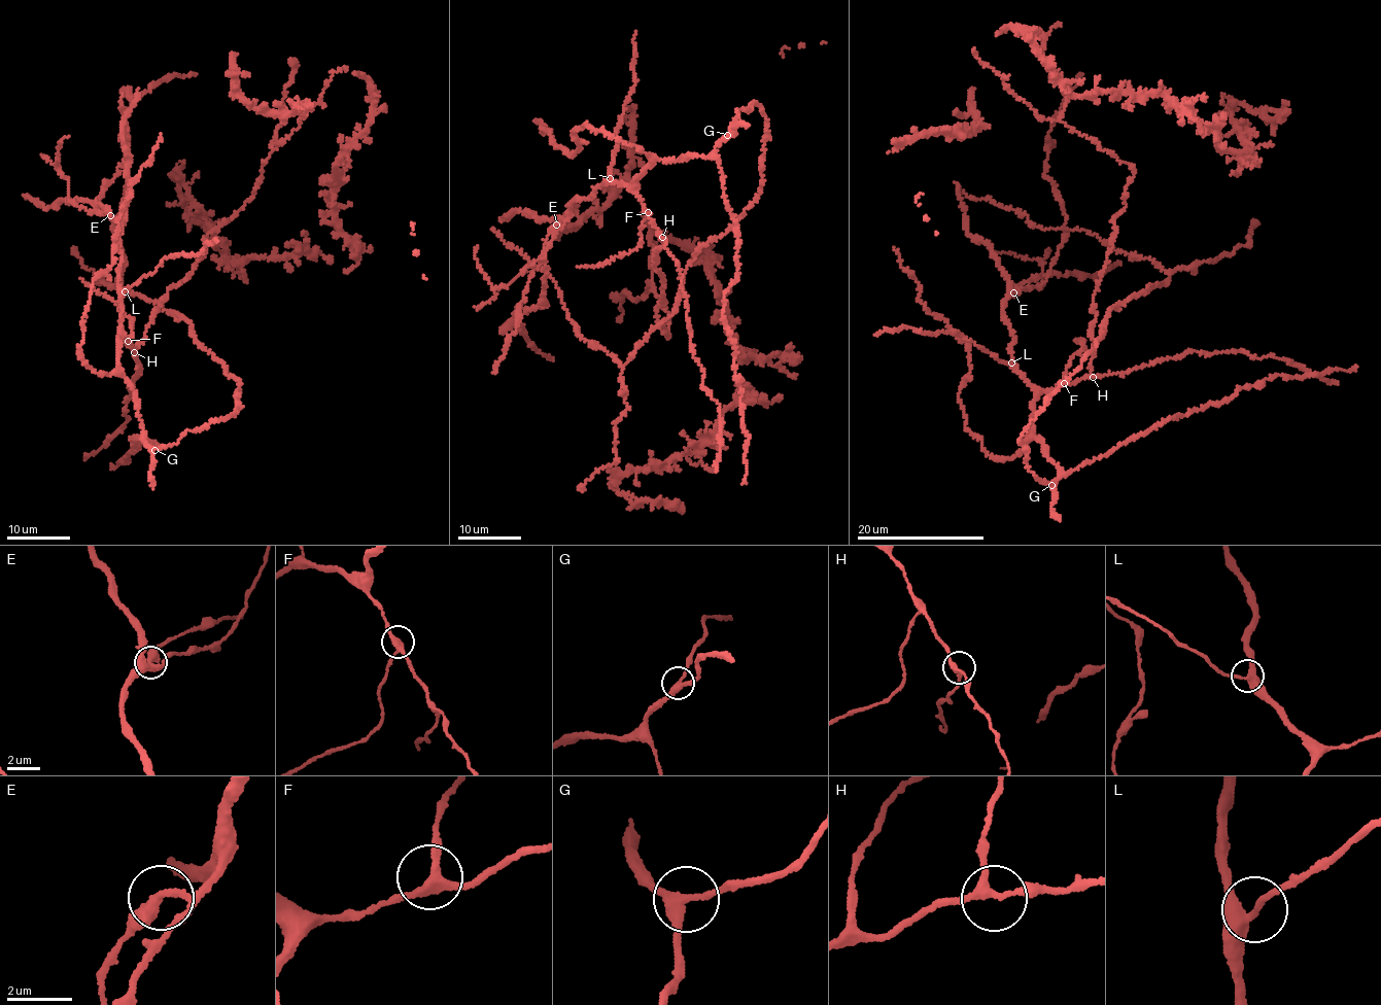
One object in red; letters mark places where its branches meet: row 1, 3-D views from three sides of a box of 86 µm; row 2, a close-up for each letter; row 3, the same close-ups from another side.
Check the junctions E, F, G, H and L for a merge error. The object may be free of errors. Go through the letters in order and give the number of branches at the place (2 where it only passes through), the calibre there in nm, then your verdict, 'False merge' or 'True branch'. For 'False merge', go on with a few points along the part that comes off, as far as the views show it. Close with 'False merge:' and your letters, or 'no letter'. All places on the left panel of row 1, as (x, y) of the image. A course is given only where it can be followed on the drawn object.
E: Branches: 3. Thickness 280 nm. True branch
F: Branches: 3. Thickness 280 nm. True branch
G: Branches: 3. Thickness 280 nm. True branch
H: Branches: 3. Thickness 200 nm. True branch
L: Branches: 3. Thickness 280 nm. True branch
False merge: no letter

